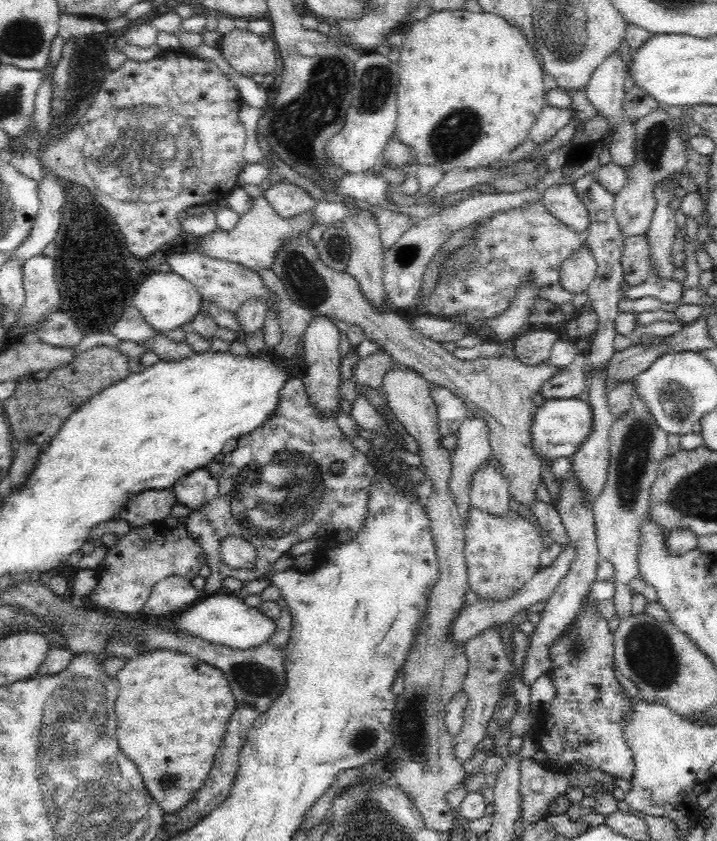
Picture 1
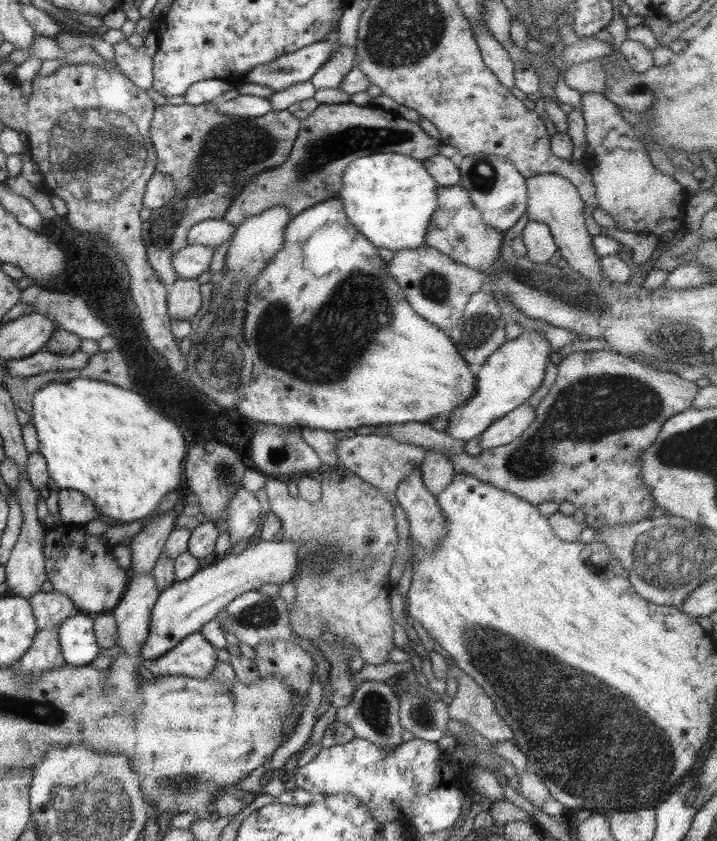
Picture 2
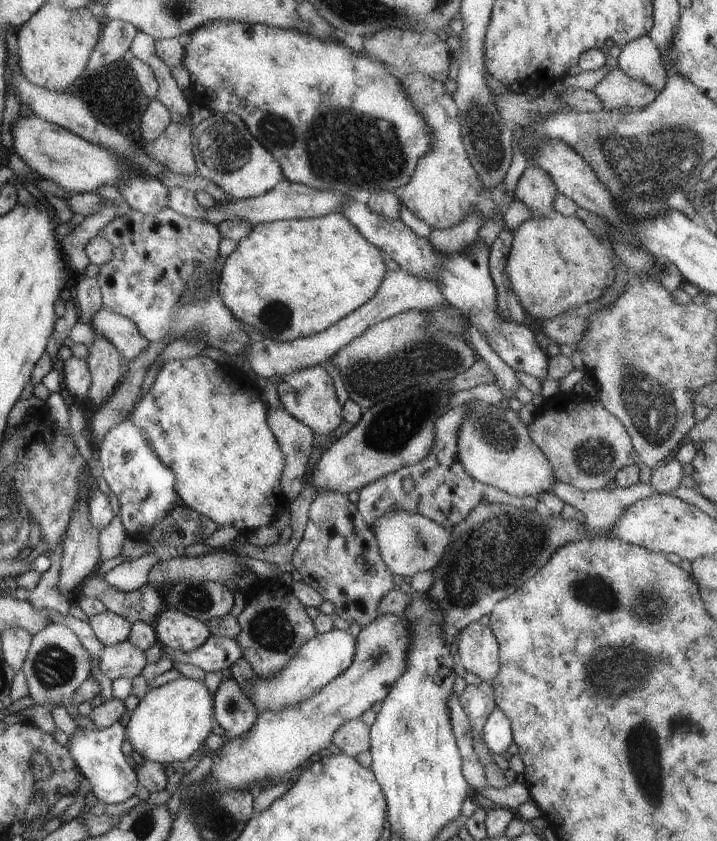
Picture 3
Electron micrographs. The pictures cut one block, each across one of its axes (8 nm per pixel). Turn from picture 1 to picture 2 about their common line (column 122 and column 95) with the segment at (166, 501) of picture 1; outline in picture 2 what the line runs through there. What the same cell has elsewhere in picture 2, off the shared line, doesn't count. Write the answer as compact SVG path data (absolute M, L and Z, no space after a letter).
M57 489L57 506L60 520L64 524L82 527L90 520L99 519L100 512L75 490Z

